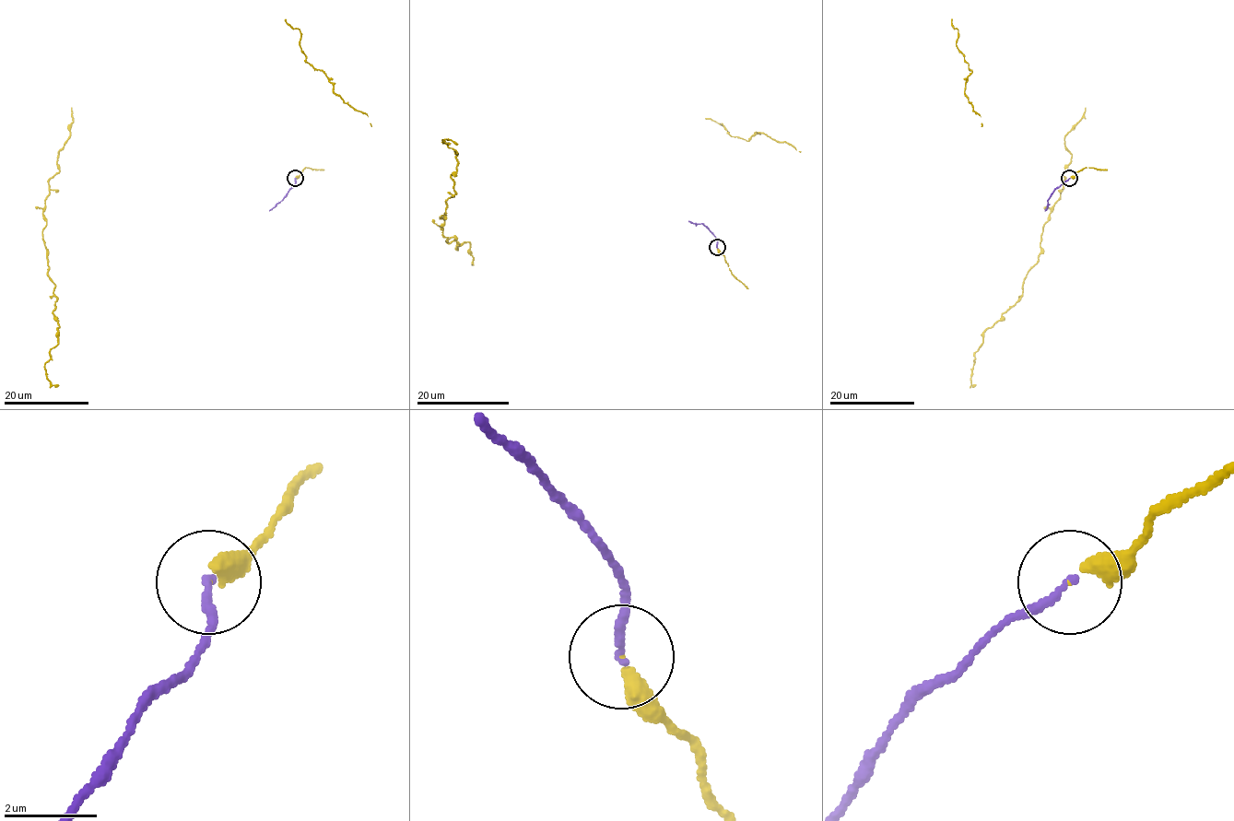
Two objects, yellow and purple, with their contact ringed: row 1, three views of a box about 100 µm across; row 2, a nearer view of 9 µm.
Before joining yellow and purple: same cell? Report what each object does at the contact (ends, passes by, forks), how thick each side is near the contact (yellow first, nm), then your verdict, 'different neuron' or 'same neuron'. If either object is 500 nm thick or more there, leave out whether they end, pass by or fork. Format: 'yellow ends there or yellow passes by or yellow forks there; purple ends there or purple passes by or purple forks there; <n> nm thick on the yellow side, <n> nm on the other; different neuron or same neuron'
yellow ends there; purple ends there; 280 nm thick on the yellow side, 180 nm on the other; same neuron

